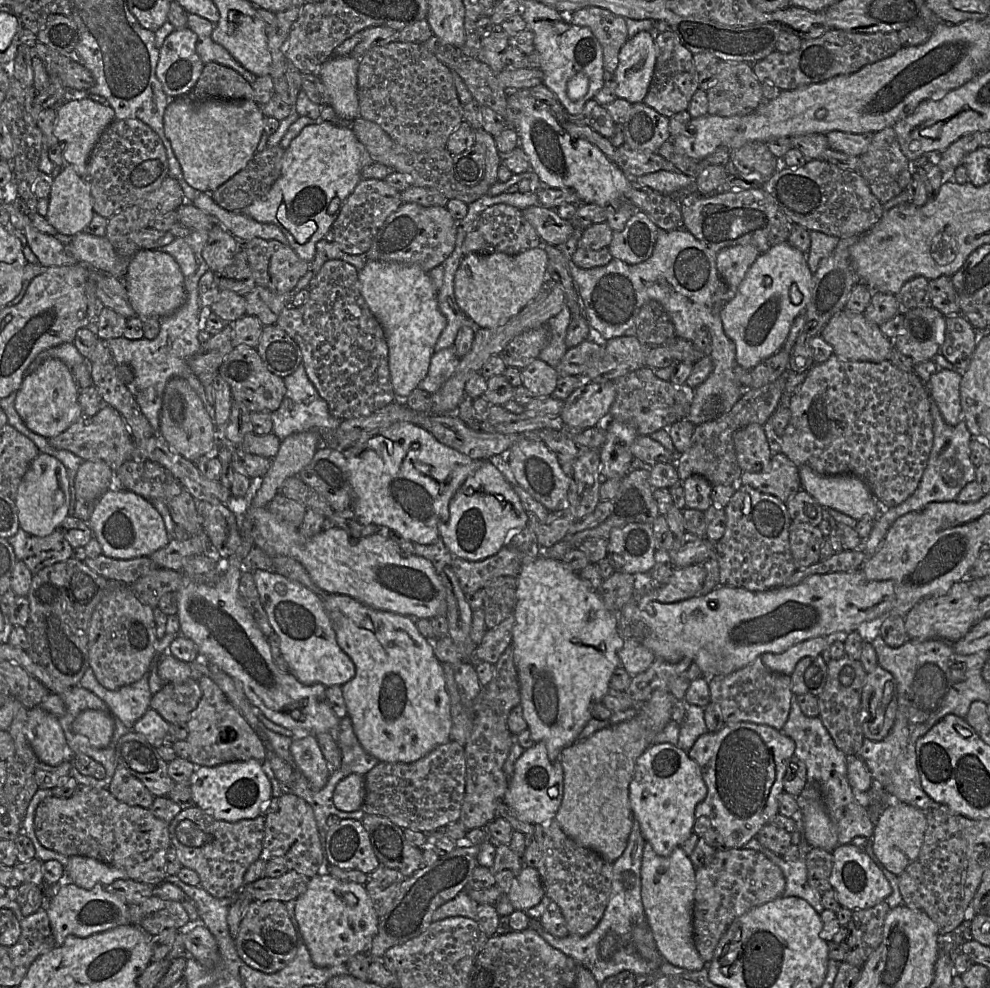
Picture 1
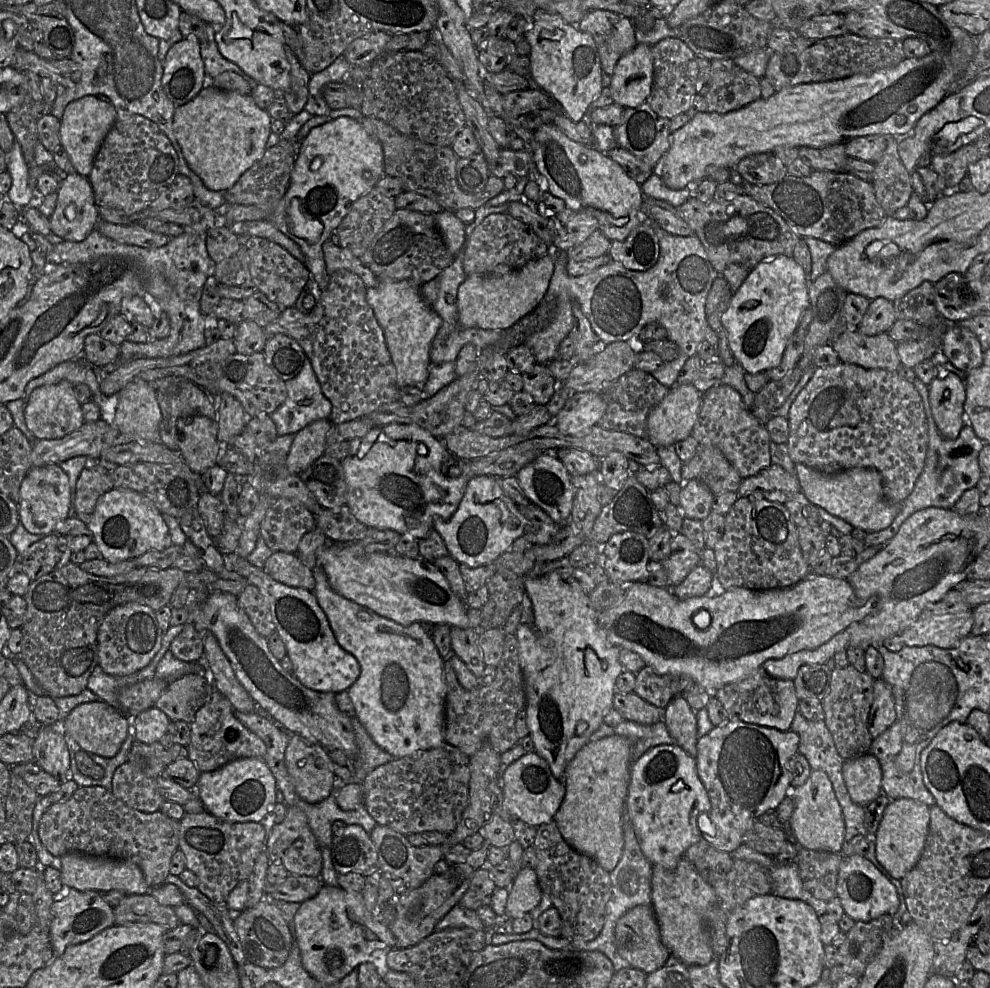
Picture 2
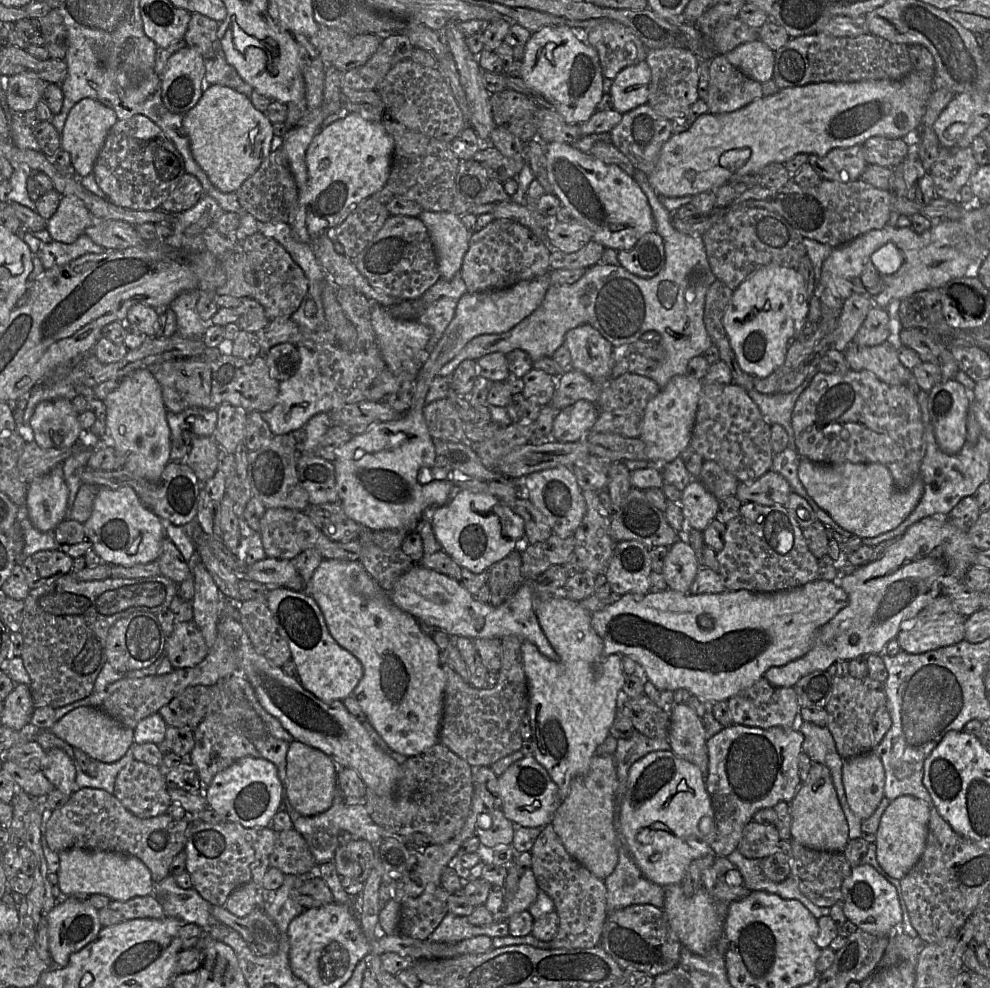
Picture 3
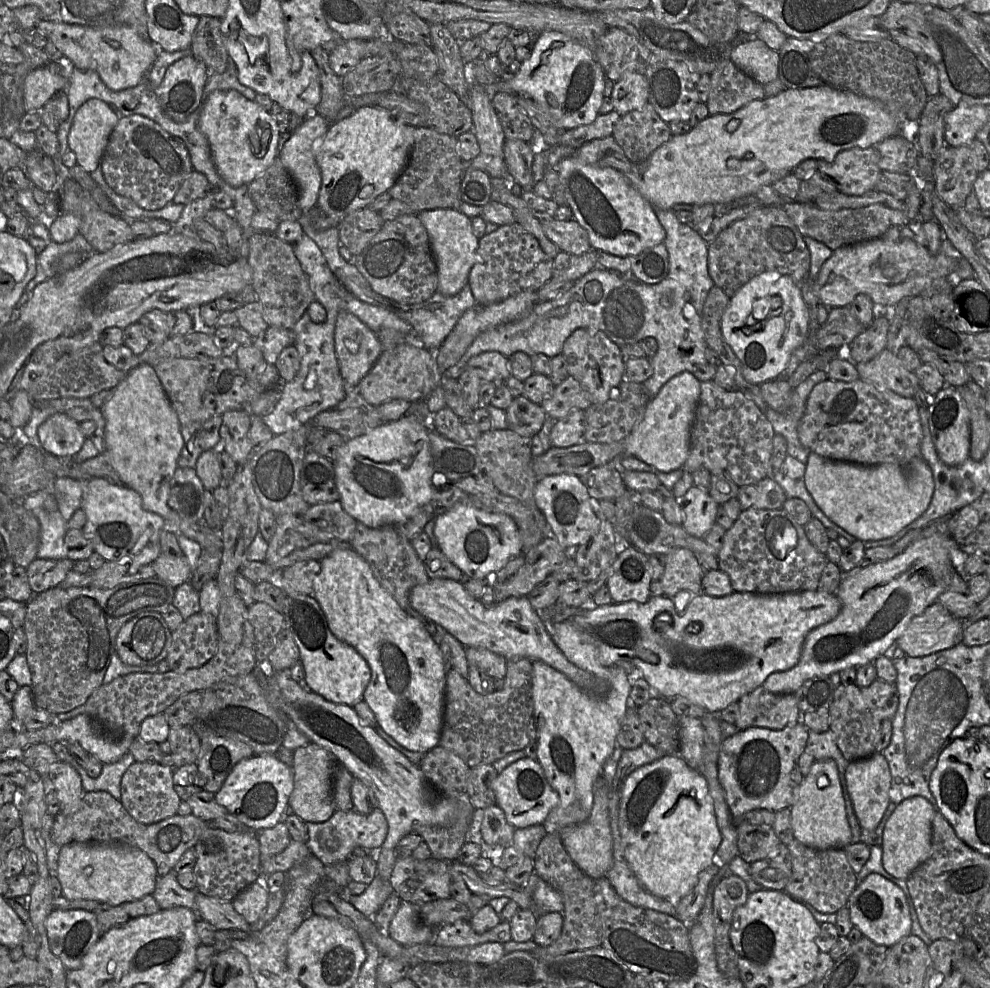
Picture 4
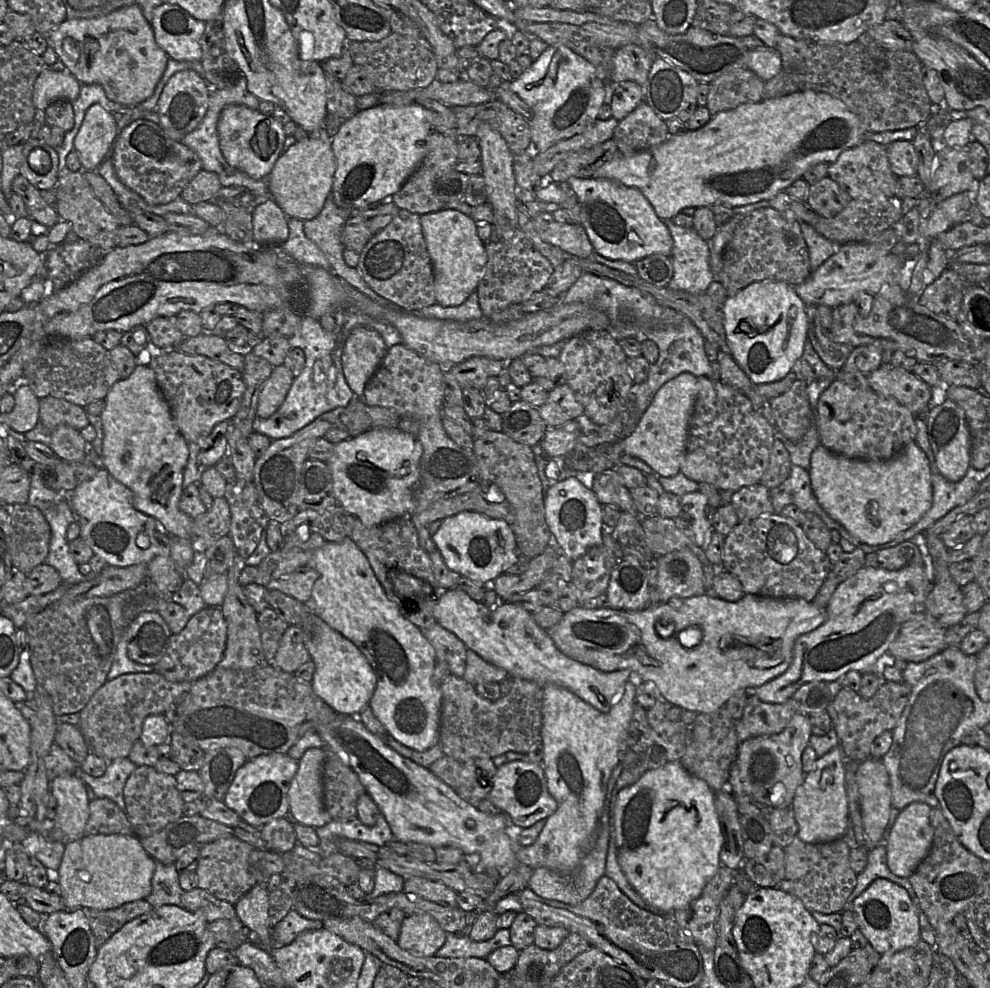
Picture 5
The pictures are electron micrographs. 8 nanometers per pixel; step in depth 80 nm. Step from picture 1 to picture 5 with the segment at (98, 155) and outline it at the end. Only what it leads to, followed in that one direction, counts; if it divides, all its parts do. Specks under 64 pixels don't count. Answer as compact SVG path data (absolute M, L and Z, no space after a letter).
M143 119L135 120L120 130L111 149L118 180L150 205L175 200L202 169L198 155L180 141L170 138L159 125Z

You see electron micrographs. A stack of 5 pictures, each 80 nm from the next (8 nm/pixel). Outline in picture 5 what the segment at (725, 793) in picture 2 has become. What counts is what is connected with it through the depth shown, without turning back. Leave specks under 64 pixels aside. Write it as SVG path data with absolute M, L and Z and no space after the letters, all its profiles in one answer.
M796 713L782 732L740 742L728 779L731 794L748 796L771 809L791 808L796 791L804 780L801 760L811 735L809 716Z

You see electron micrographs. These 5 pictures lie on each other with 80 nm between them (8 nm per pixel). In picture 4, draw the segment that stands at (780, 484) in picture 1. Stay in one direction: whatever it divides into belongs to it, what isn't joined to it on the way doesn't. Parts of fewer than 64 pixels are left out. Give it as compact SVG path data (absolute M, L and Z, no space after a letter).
M770 476L749 485L739 487L737 499L741 510L748 508L781 509L787 496L780 484Z

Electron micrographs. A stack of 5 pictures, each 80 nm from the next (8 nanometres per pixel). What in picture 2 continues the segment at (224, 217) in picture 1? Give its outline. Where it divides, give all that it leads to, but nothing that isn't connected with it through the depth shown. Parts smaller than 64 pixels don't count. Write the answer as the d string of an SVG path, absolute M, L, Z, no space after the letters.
M269 220L247 221L230 227L238 236L260 237L277 243L286 249L292 256L304 263L305 256L301 248Z

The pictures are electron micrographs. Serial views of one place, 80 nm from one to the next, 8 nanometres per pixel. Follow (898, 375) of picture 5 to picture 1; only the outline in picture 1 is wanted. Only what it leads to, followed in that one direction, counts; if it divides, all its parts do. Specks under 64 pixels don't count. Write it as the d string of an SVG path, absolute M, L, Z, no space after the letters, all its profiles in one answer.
M843 309L836 313L820 335L828 342L834 351L834 355L850 361L882 362L890 360L894 340L889 339L880 330L879 326L868 320L864 313L856 313Z

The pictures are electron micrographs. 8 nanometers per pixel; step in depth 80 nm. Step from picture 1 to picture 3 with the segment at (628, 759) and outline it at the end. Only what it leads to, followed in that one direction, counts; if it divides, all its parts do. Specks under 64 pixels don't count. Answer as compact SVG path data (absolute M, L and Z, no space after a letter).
M595 754L589 769L571 782L569 794L561 802L552 820L553 828L566 851L601 880L607 878L618 863L617 831L614 826L616 788L614 754Z

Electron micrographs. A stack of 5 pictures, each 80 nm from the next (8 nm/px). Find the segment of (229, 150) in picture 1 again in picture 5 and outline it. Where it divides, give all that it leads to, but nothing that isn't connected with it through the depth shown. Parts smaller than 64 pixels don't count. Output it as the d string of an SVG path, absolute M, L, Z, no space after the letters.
M229 105L221 112L218 122L219 143L225 160L232 167L256 180L266 180L283 153L287 138L283 126L273 116L262 114L243 105Z

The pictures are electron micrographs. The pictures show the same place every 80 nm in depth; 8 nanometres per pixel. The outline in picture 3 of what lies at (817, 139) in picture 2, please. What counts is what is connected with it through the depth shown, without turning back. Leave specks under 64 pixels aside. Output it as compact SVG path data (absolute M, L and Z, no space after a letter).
M913 71L898 81L817 82L787 87L733 112L707 112L700 115L686 131L672 133L661 149L655 168L648 174L648 182L658 195L694 196L709 190L716 191L737 177L750 175L770 163L784 164L798 153L825 156L834 148L862 145L874 136L903 138L919 126L933 91L934 77Z

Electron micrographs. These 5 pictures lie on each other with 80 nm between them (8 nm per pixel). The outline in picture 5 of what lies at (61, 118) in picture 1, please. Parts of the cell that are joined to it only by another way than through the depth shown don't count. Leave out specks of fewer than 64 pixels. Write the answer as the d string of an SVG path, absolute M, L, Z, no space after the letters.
M99 104L90 106L74 138L74 150L78 153L81 167L86 171L96 171L116 137L114 114Z

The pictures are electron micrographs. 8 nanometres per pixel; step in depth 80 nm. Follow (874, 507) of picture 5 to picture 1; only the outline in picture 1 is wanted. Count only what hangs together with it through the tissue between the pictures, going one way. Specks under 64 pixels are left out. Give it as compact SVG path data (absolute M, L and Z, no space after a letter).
M806 465L798 467L802 489L809 493L822 507L838 510L855 520L875 520L882 512L882 506L876 500L863 479L852 474L820 475Z

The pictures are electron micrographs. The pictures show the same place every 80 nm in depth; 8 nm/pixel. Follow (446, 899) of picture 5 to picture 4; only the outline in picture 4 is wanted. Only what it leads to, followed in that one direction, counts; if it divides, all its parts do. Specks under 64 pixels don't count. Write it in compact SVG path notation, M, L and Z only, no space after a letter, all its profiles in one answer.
M399 856L393 866L389 882L402 901L412 904L450 898L451 877L448 871L452 861L429 858L419 860Z

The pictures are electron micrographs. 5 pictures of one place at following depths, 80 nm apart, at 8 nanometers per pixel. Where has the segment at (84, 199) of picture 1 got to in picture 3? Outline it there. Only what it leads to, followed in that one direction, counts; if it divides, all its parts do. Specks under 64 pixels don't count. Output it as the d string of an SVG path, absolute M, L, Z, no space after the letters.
M62 195L55 214L47 221L47 229L56 242L74 243L90 225L93 215L75 195Z

